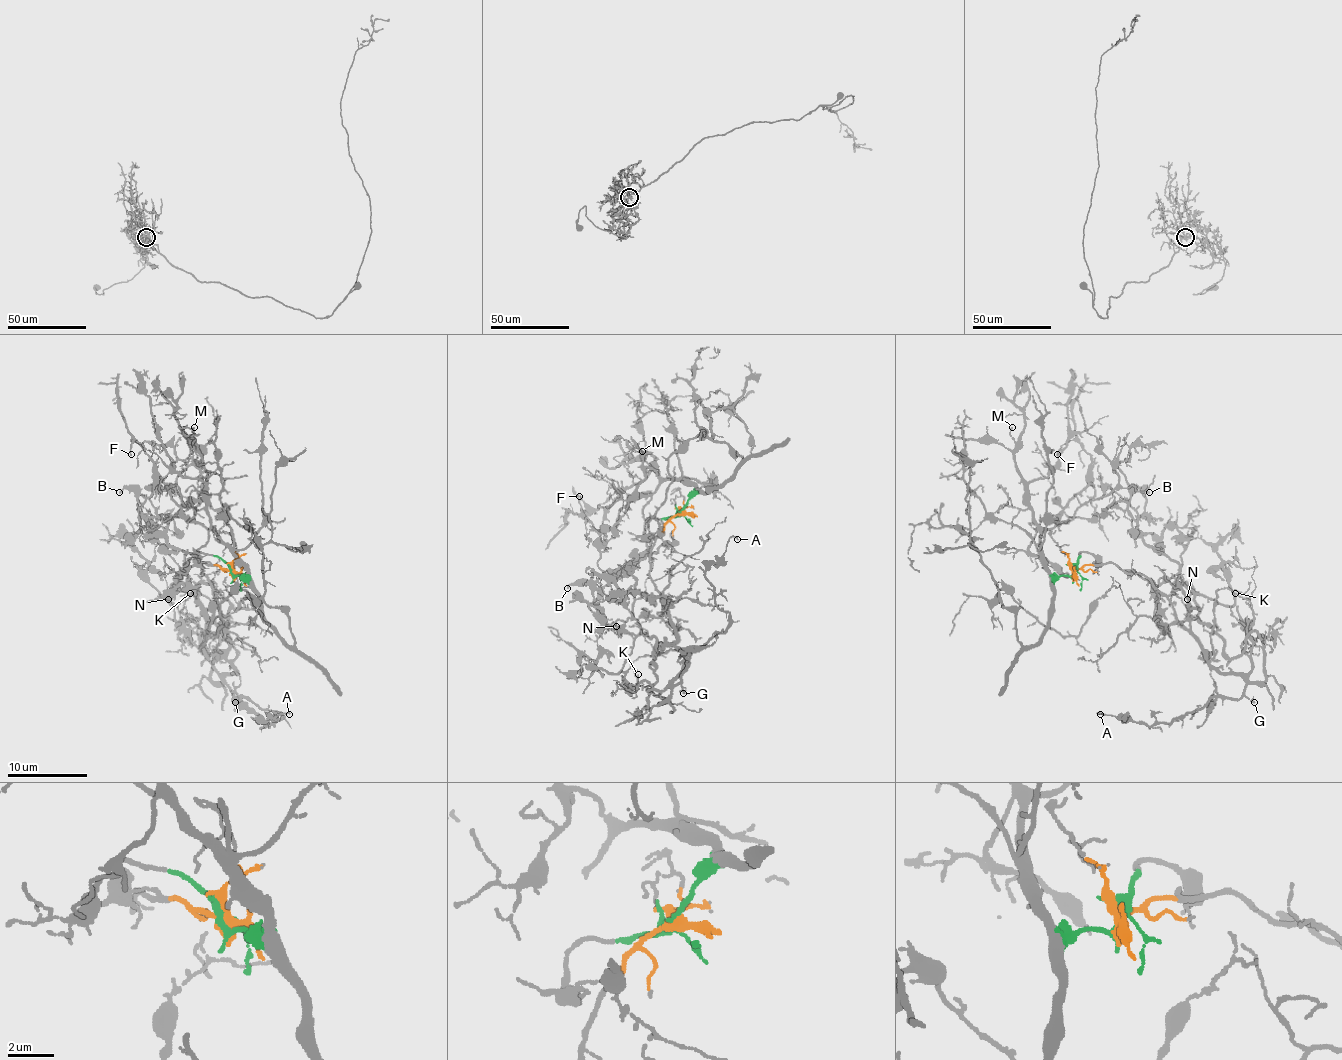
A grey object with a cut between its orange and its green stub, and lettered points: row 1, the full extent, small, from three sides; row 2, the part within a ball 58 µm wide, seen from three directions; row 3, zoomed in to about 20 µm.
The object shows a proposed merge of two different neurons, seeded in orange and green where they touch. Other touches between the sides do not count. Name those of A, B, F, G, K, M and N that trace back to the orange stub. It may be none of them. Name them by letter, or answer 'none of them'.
A, B, G, K, N

